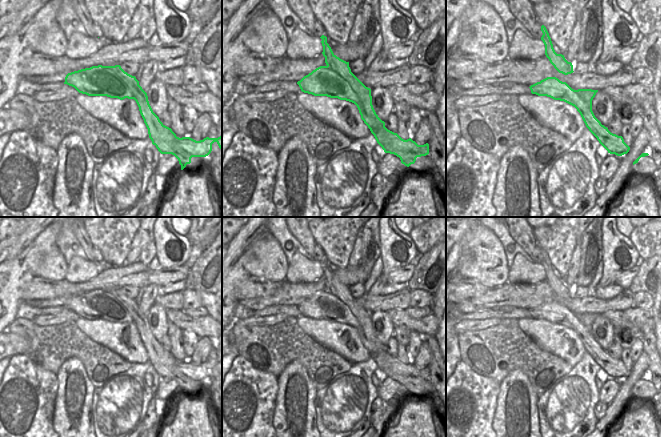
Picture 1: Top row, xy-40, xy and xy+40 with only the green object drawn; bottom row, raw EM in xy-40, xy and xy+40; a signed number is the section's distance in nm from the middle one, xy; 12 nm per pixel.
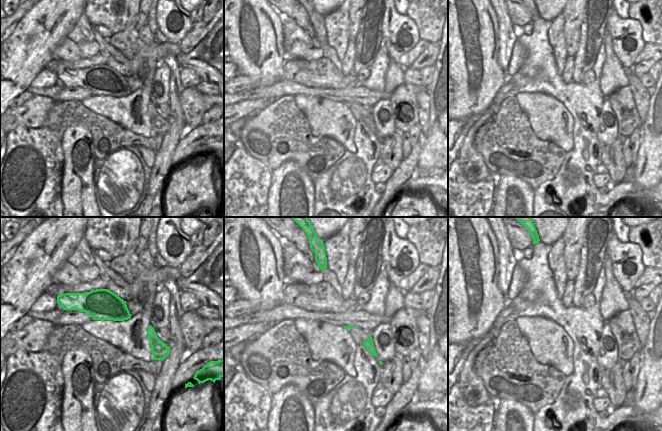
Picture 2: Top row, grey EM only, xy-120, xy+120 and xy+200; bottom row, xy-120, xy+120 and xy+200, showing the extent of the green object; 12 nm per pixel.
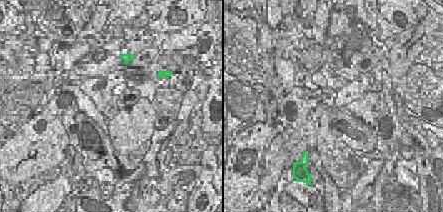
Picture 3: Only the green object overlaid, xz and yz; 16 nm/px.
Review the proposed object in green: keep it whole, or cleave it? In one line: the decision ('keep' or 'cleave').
cleave

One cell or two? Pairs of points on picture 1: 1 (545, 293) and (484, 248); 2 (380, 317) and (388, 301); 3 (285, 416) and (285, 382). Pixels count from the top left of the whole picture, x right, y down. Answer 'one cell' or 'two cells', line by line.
1: two cells
2: two cells
3: one cell

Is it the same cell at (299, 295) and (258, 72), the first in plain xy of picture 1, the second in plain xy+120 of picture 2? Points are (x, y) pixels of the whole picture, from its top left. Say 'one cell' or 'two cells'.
two cells

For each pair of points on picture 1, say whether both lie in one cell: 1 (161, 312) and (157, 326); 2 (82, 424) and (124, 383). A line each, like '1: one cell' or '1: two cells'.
1: one cell
2: two cells

